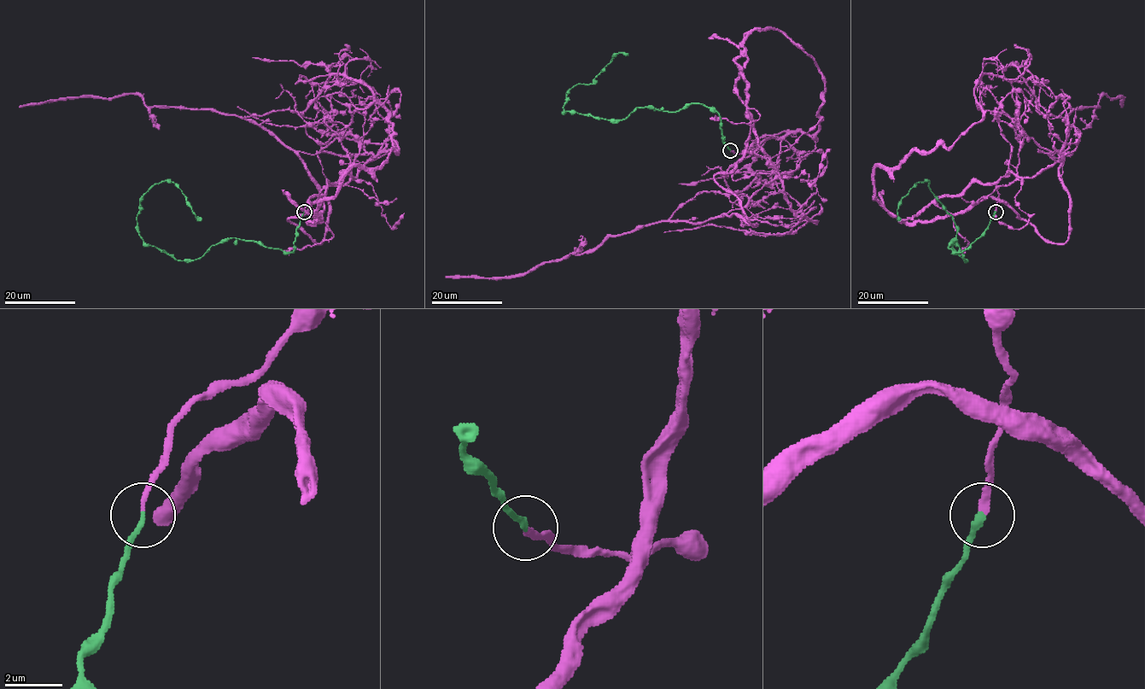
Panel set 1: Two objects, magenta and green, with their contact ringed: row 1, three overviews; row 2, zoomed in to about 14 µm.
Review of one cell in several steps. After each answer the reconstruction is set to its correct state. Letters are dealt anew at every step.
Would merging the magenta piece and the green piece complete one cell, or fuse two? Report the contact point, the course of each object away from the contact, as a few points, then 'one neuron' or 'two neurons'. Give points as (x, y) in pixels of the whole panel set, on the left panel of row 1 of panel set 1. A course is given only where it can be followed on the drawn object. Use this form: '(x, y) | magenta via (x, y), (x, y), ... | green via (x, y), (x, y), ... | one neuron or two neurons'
(304, 212) | magenta via (304, 212), (350, 180), (351, 135), (305, 154), (237, 116), (135, 94), (19, 107) | green via (304, 212), (294, 251), (230, 237), (178, 260), (144, 242), (137, 217), (140, 199), (166, 181), (201, 219) | one neuron

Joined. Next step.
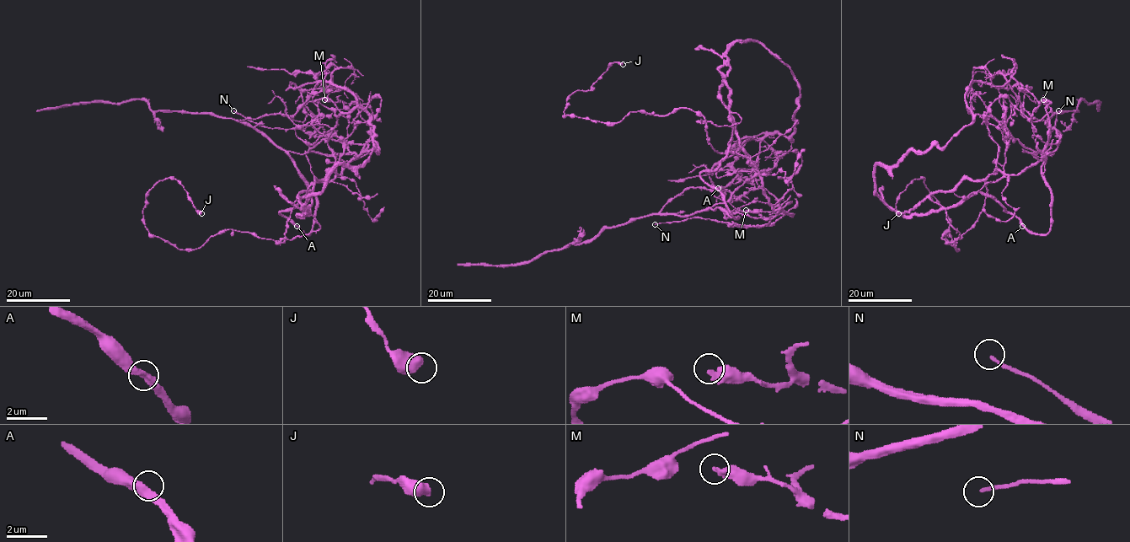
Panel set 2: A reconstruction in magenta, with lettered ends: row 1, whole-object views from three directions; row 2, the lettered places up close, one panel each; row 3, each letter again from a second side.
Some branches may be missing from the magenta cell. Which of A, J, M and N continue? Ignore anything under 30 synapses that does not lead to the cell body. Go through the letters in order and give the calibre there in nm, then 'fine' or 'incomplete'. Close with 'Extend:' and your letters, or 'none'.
A: 380 nm thick; fine
J: 600 nm thick; fine
M: 440 nm thick; fine
N: 160 nm thick; fine
Extend: none

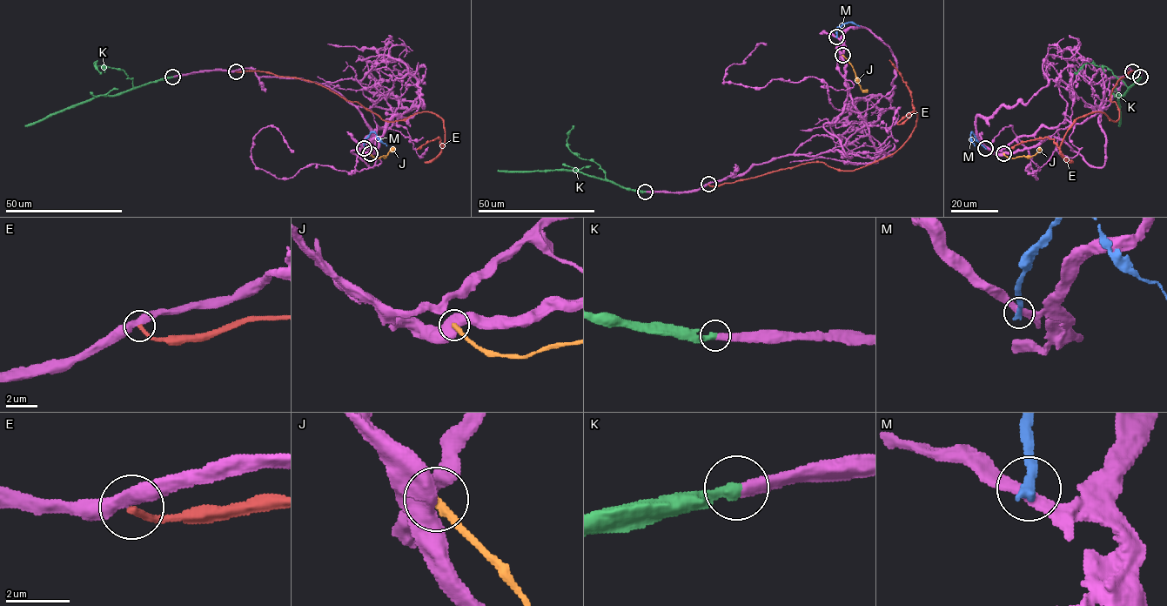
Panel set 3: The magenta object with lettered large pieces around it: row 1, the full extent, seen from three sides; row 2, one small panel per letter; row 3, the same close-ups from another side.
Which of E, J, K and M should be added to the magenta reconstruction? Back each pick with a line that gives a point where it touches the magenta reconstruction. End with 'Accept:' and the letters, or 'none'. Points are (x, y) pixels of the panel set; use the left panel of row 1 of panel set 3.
K: (172, 77)
Accept: K

